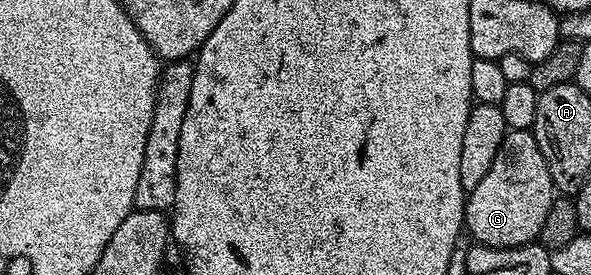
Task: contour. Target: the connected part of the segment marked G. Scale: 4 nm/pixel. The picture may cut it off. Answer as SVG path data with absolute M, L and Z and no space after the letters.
M507 130L504 141L500 145L500 153L496 153L496 161L492 161L492 169L476 189L472 189L464 199L464 227L474 238L475 244L483 247L519 247L525 243L533 243L538 239L540 229L544 229L544 217L548 217L548 209L552 209L552 201L556 198L552 173L548 169L548 161L544 153L540 153L540 145L536 141L533 130Z

